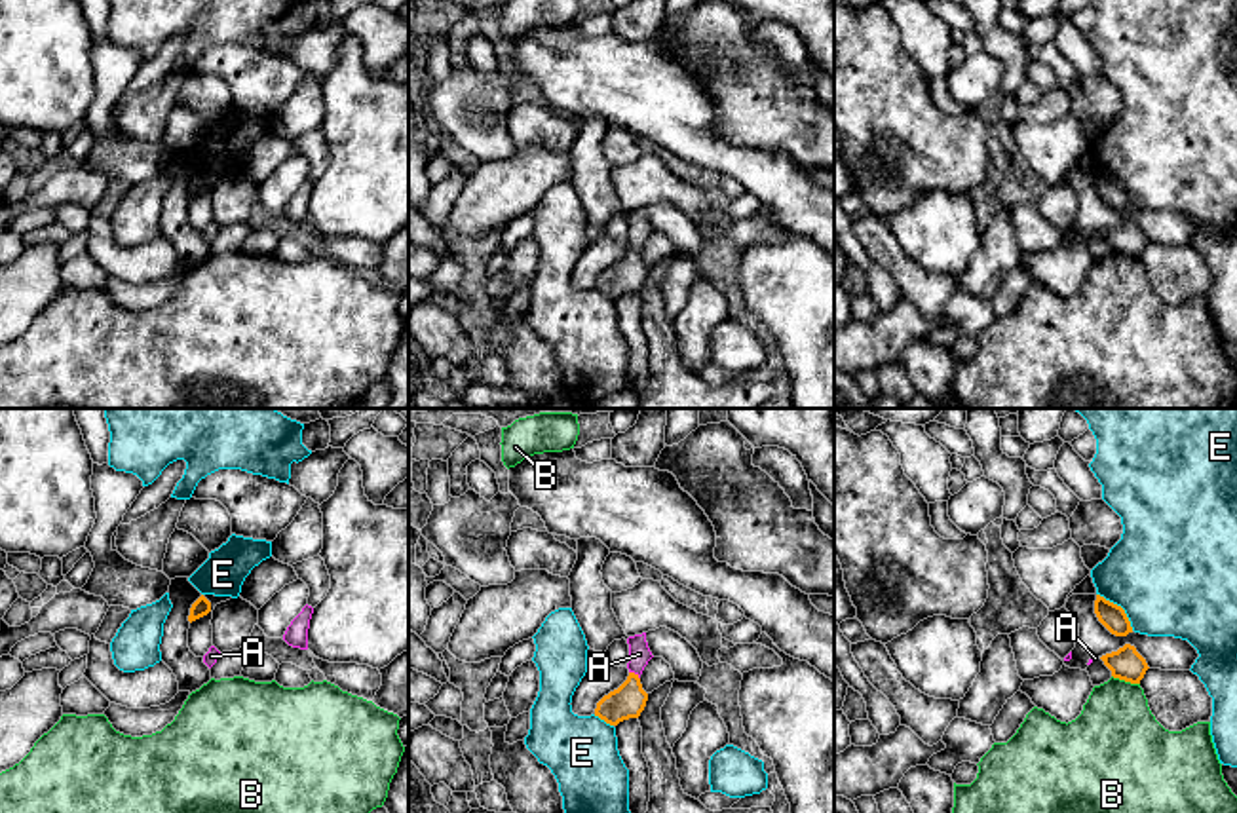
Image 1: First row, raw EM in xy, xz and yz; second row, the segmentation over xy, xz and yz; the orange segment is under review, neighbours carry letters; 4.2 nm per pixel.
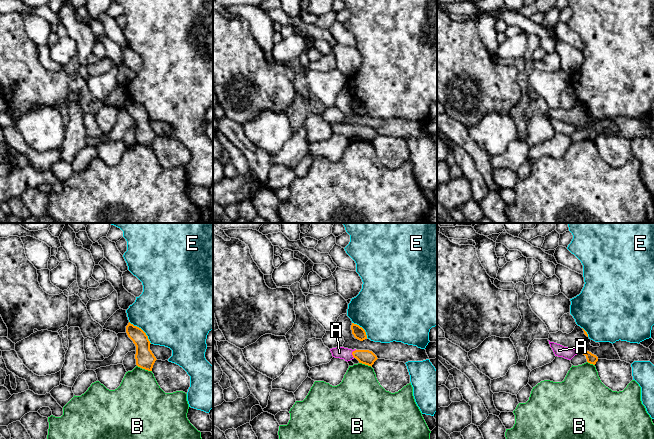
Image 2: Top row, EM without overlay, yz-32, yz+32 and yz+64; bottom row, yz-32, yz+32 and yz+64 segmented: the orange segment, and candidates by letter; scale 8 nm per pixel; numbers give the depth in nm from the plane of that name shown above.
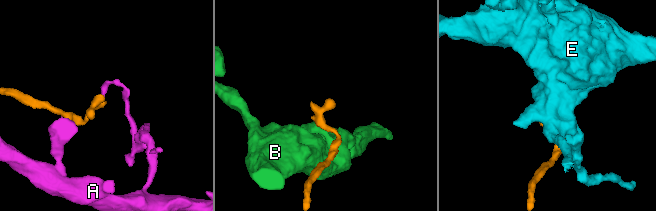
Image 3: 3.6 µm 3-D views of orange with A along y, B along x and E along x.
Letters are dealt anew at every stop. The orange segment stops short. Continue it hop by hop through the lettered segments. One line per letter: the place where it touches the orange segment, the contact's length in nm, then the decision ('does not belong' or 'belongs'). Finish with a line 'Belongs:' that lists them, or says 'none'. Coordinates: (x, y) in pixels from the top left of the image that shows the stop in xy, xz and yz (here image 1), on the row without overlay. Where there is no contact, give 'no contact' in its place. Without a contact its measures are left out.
A: meets orange in xz at (635, 249); contact 60 nm long; belongs
B: meets orange in yz at (1125, 255); contact 130 nm long; does not belong
E: meets orange in yz at (1120, 181); contact 220 nm long; does not belong
Belongs: A

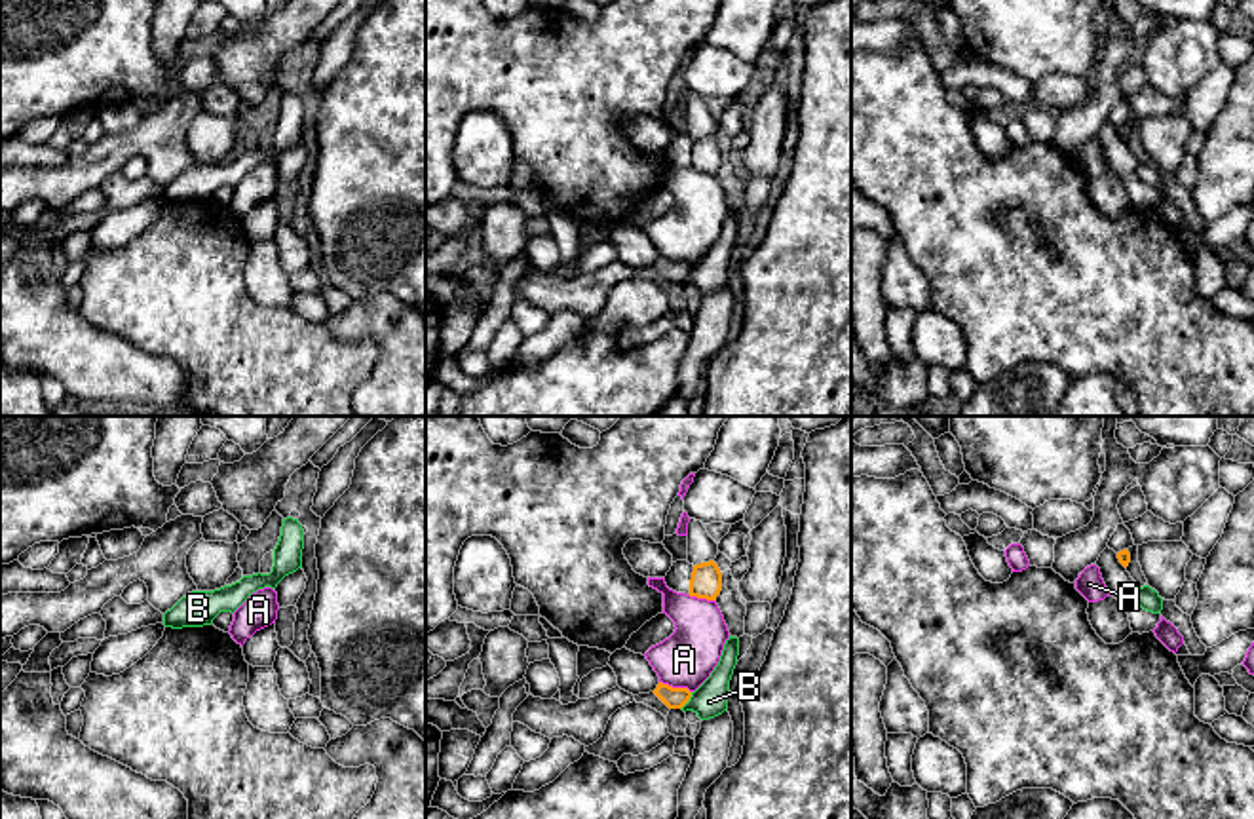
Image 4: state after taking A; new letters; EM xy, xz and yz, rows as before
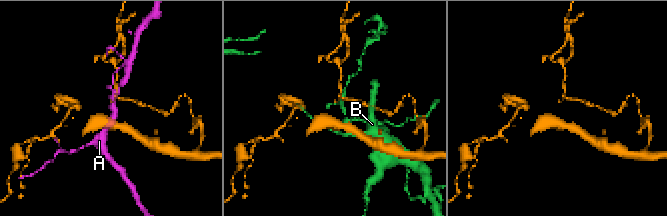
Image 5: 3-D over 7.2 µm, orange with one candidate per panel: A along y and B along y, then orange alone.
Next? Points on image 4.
A: meets orange in xz at (675, 263); contact 140 nm long; does not belong
B: meets orange in xz at (688, 274); contact 90 nm long; does not belong
Belongs: none

